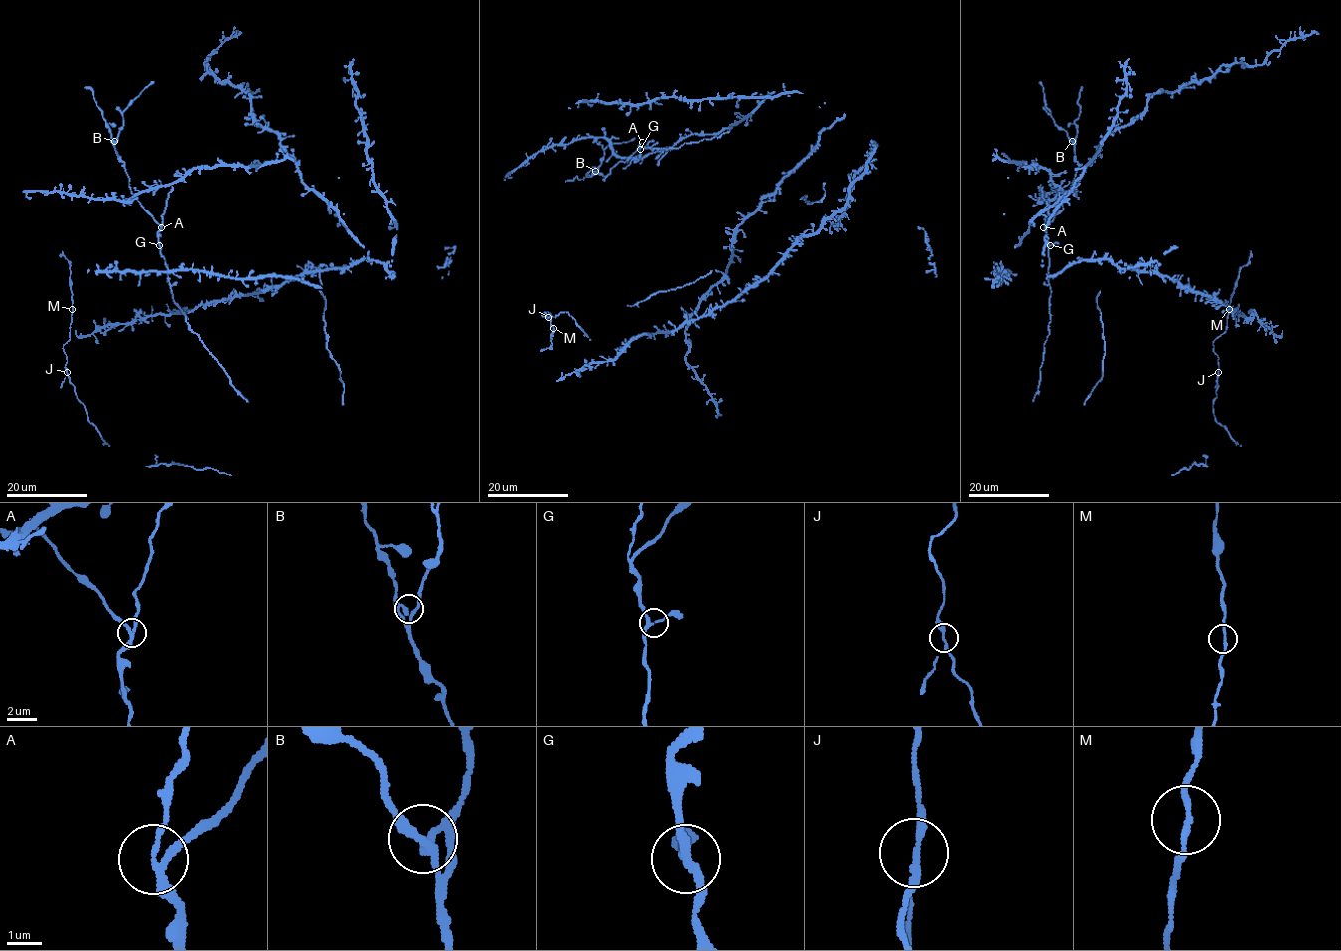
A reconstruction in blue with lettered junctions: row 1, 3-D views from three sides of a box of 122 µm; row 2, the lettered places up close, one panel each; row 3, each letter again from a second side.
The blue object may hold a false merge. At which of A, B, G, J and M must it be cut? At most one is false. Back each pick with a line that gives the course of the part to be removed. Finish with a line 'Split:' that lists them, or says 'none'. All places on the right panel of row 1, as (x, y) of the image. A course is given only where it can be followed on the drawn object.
A: foreign part runs (1044, 226), (1048, 204), (1043, 197), (1043, 186)
Split: A

